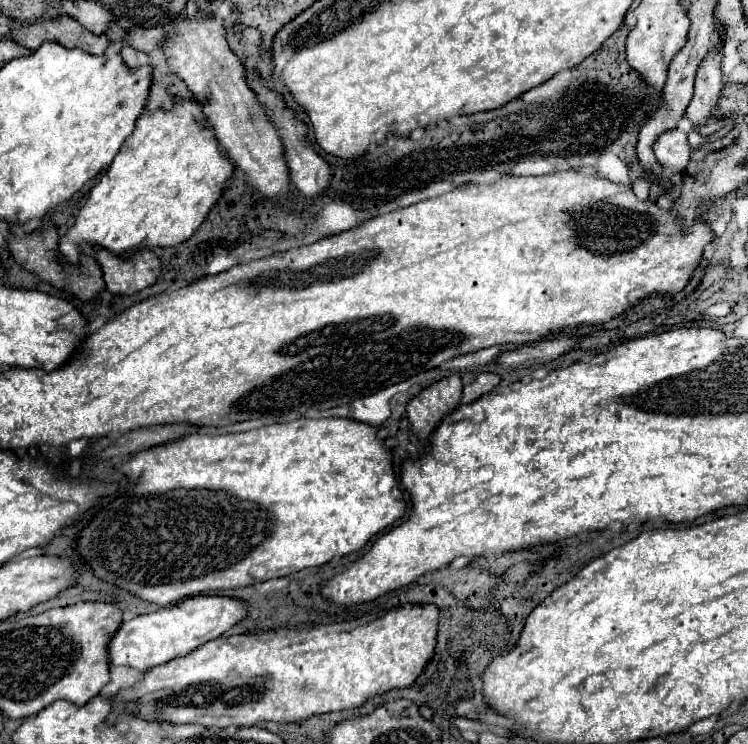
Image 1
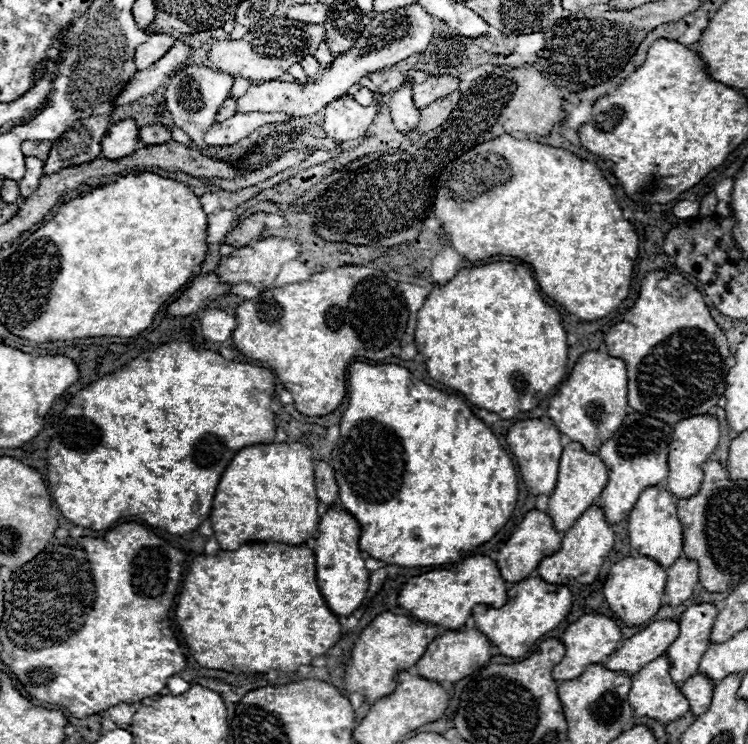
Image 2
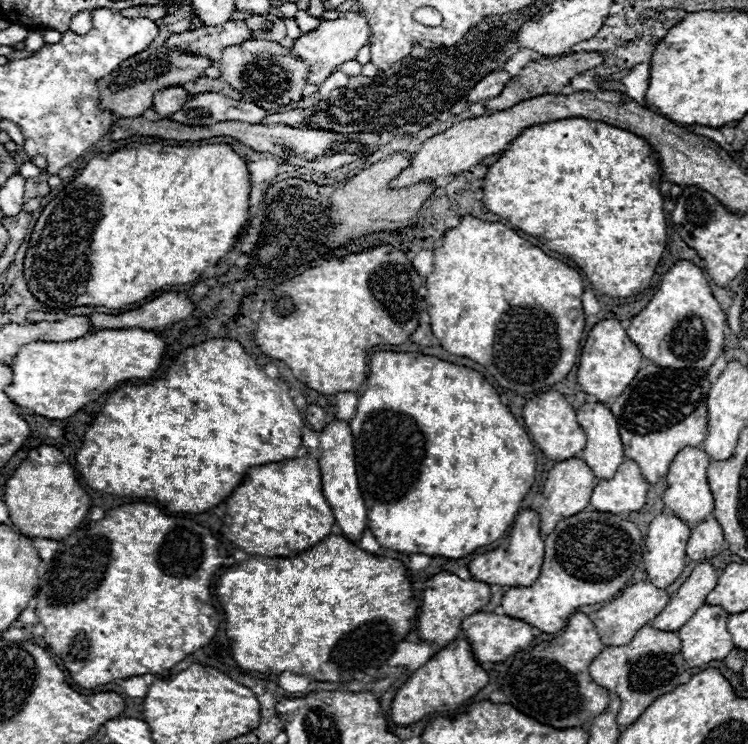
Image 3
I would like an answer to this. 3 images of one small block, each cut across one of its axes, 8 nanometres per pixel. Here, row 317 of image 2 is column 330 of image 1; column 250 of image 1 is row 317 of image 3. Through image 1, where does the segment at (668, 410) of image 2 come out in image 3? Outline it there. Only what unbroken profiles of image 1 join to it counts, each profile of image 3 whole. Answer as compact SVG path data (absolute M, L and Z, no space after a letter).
M680 260L664 274L654 298L630 320L626 332L642 356L660 368L708 370L724 348L726 326L726 314L714 300L704 272L688 260Z

